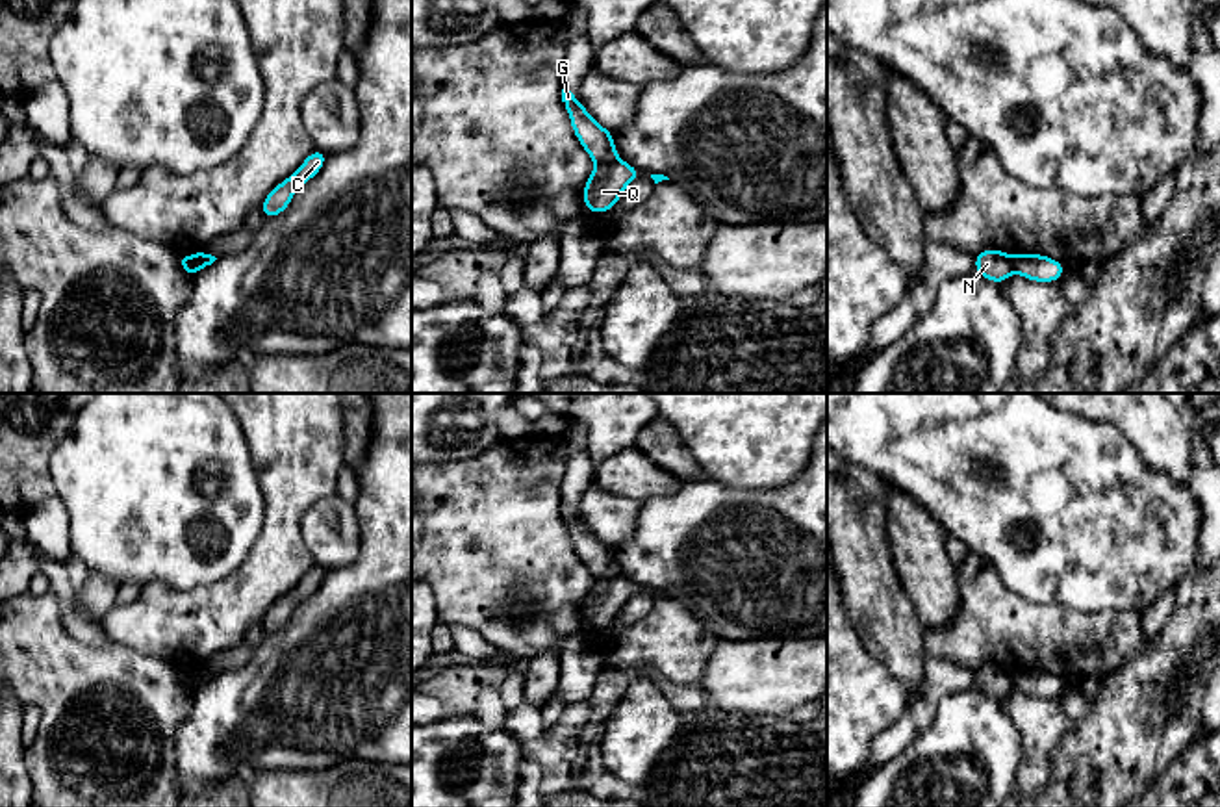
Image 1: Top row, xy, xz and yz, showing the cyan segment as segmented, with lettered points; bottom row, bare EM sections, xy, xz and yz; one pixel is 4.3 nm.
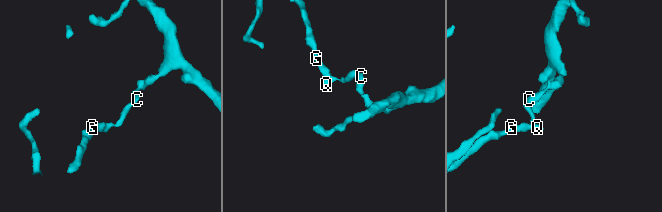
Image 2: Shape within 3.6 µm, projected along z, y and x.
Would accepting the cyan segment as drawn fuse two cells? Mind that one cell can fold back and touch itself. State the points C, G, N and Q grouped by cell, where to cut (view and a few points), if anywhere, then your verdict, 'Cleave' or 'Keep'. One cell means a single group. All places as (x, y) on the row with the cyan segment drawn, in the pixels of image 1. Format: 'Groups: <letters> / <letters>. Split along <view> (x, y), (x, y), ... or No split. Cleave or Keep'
Groups: C Q / G N. Split along xz (618, 158), (597, 164). Cleave

